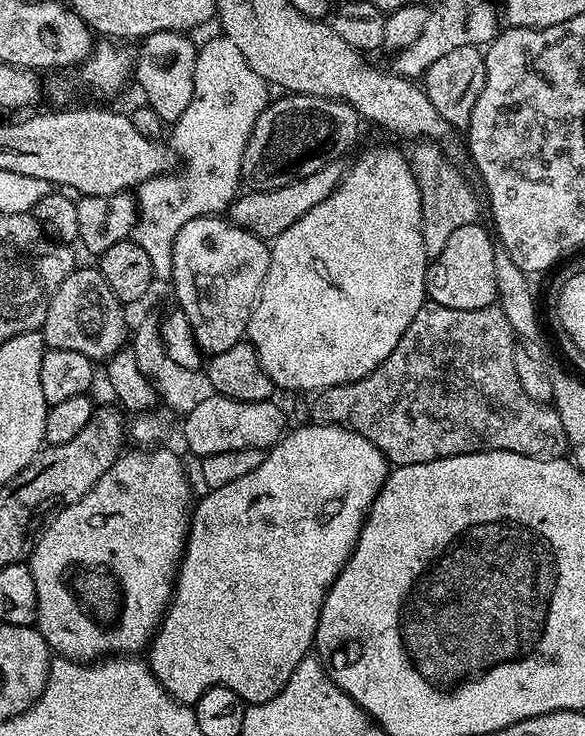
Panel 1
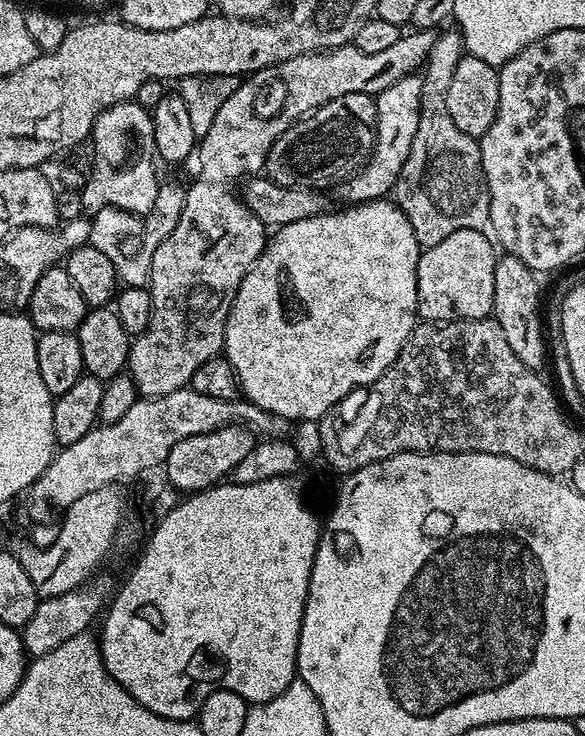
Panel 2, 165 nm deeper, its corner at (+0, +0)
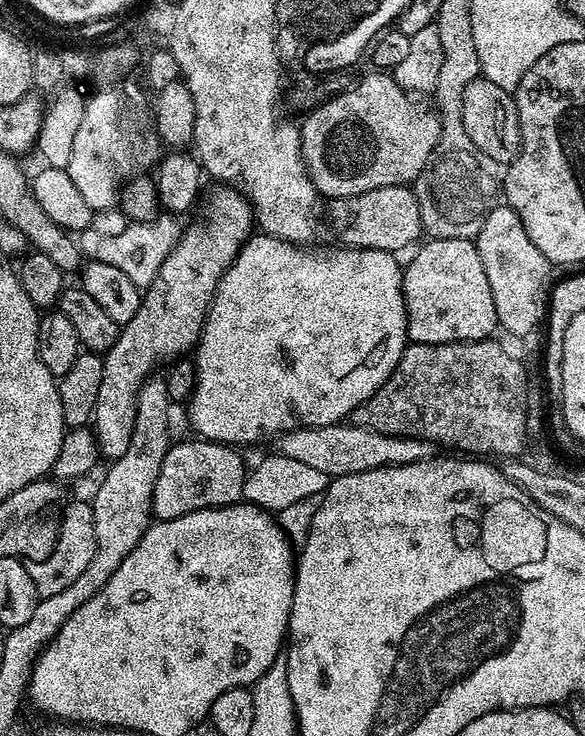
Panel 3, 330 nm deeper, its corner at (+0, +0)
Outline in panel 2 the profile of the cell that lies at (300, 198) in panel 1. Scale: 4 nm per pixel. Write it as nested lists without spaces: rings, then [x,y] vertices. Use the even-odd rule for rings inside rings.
[[[413,74],[400,78],[394,82],[394,86],[386,86],[386,90],[376,93],[376,147],[354,175],[335,185],[334,193],[343,205],[365,204],[391,197],[395,193],[398,174],[402,174],[402,166],[406,166],[406,158],[410,158],[410,146],[414,146],[414,133],[418,130],[422,106],[423,82],[423,75]]]

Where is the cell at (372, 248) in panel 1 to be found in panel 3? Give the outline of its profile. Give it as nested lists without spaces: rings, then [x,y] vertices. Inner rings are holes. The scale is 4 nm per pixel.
[[[253,234],[248,237],[248,240],[242,246],[242,250],[234,258],[234,262],[227,270],[224,271],[224,276],[220,280],[220,284],[216,288],[216,293],[212,299],[212,305],[208,308],[208,317],[204,319],[202,326],[202,334],[200,341],[194,349],[194,383],[190,393],[190,399],[187,401],[188,420],[192,423],[192,428],[197,437],[201,440],[212,440],[215,444],[230,444],[233,446],[241,446],[240,444],[252,444],[255,440],[260,440],[263,436],[275,438],[282,432],[290,432],[293,428],[313,428],[314,426],[330,426],[331,424],[339,424],[347,421],[348,416],[352,411],[359,409],[370,397],[377,392],[386,382],[386,378],[390,378],[390,374],[396,368],[396,363],[400,361],[400,356],[404,353],[405,348],[408,347],[410,341],[408,339],[408,319],[406,318],[406,306],[404,305],[404,274],[402,271],[402,264],[399,264],[397,257],[390,252],[383,252],[382,249],[370,248],[354,248],[347,246],[339,246],[340,248],[331,253],[308,254],[307,249],[298,247],[297,245],[289,243],[288,240],[279,240],[273,236],[265,236],[263,234]]]

